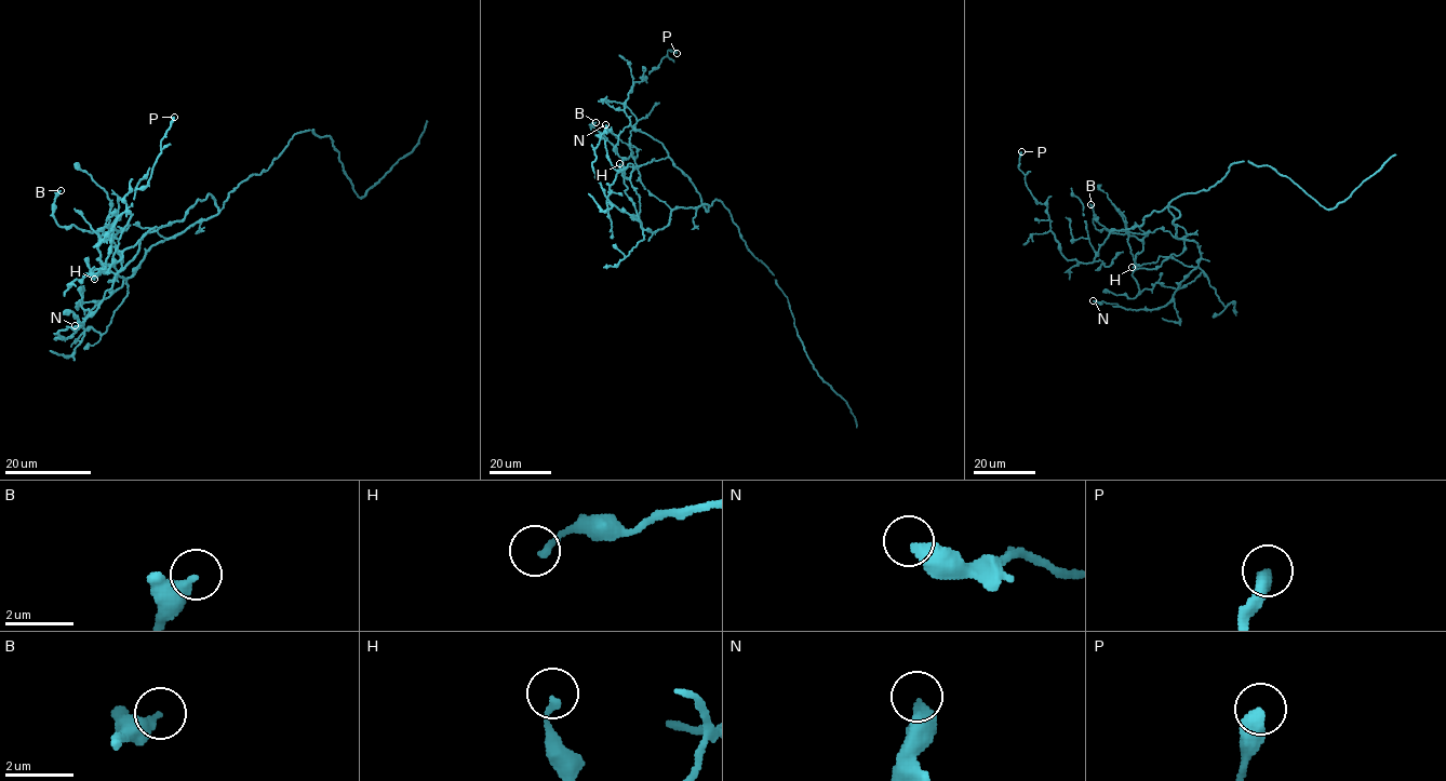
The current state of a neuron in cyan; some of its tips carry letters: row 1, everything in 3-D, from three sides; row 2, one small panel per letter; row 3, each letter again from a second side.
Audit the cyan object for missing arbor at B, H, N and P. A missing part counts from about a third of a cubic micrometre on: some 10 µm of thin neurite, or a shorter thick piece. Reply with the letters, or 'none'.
none

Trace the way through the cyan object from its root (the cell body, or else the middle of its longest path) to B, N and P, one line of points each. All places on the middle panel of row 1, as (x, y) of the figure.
B: (712, 203), (707, 211), (691, 178), (669, 158), (626, 166), (623, 174), (623, 159), (590, 124), (596, 122)
N: (712, 203), (677, 207), (665, 227), (643, 229), (607, 200), (593, 171), (594, 149), (605, 124)
P: (712, 203), (707, 211), (664, 146), (631, 125), (624, 110), (632, 83), (656, 69), (668, 51), (677, 53)

